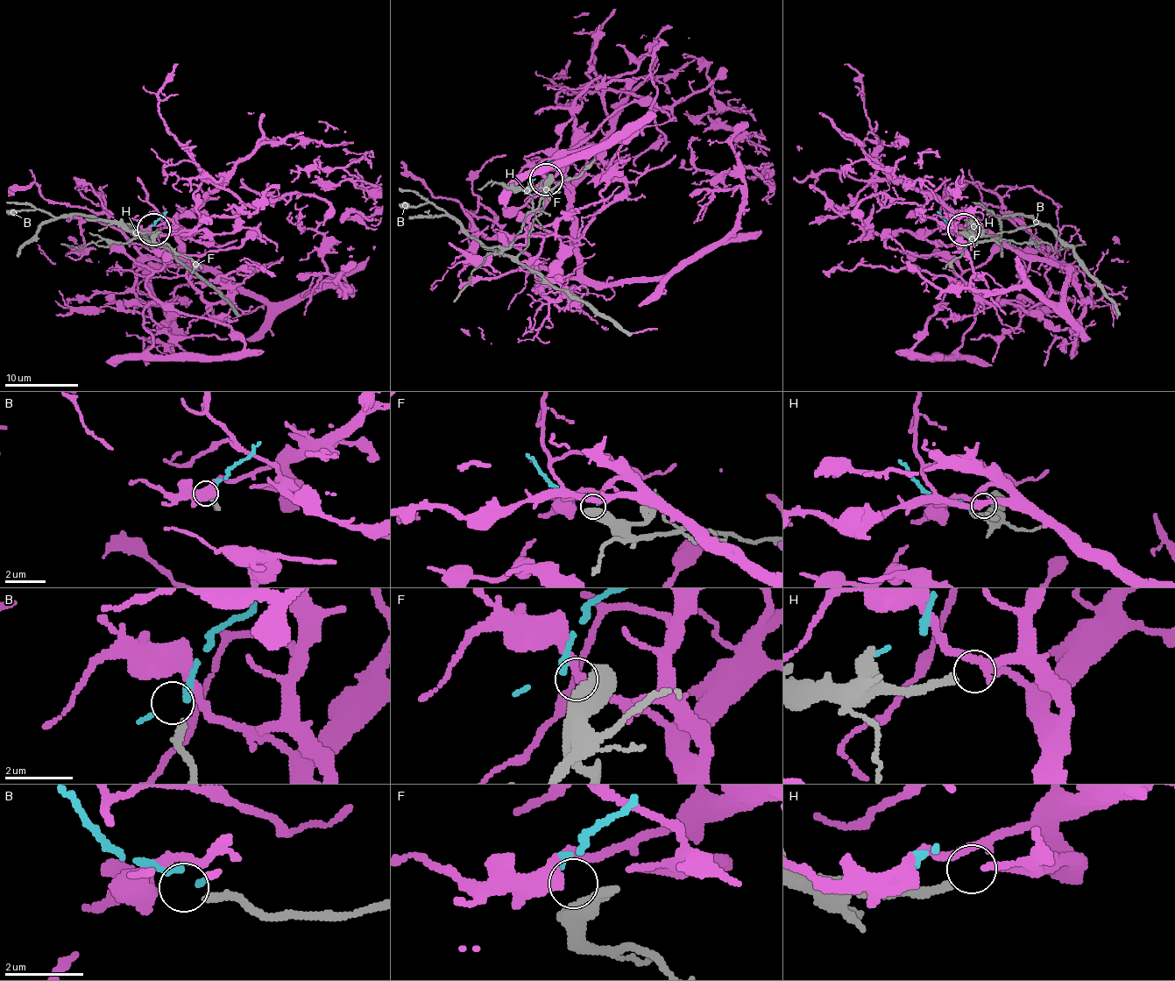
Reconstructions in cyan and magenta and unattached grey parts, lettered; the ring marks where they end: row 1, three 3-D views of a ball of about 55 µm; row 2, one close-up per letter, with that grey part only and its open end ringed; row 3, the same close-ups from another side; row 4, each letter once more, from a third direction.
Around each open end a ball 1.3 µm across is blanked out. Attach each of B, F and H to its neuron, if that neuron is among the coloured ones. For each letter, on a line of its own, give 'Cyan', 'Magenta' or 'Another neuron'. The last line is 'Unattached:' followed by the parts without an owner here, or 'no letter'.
B: Another neuron
F: Cyan
H: Magenta
Unattached: B

